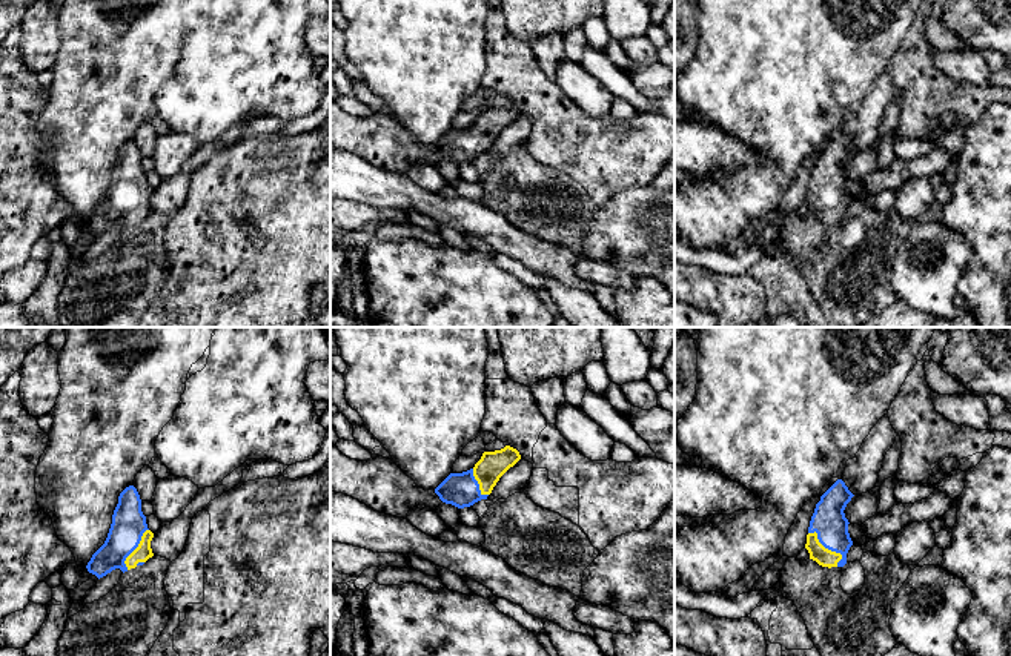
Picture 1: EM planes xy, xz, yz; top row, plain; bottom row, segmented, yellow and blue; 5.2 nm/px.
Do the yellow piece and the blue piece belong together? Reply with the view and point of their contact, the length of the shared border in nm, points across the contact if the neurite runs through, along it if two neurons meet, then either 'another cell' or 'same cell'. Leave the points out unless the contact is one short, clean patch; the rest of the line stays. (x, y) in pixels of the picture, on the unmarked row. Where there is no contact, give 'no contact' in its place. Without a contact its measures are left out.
yz (827, 205) | 240 nm | across yz (824, 212), (827, 205), (828, 177) | same cell

